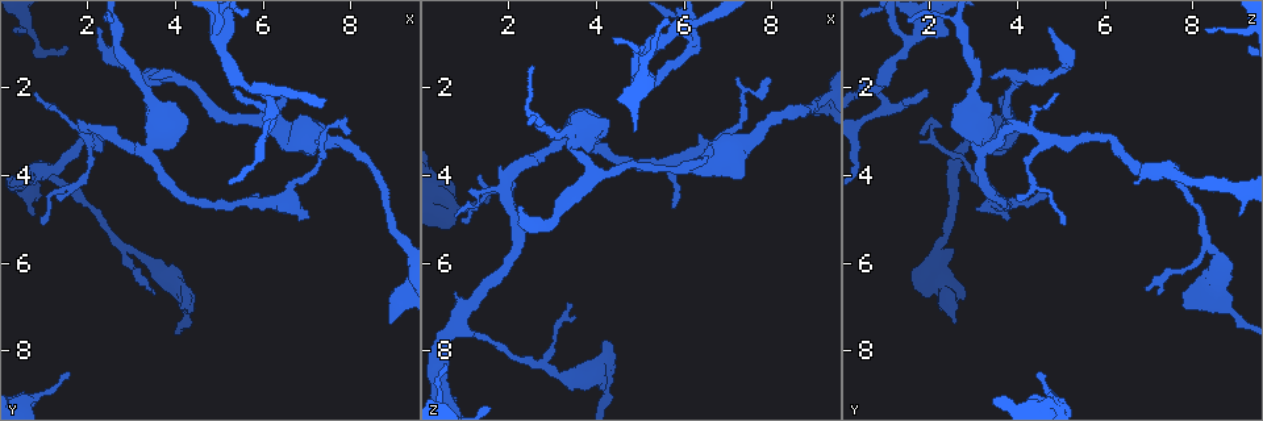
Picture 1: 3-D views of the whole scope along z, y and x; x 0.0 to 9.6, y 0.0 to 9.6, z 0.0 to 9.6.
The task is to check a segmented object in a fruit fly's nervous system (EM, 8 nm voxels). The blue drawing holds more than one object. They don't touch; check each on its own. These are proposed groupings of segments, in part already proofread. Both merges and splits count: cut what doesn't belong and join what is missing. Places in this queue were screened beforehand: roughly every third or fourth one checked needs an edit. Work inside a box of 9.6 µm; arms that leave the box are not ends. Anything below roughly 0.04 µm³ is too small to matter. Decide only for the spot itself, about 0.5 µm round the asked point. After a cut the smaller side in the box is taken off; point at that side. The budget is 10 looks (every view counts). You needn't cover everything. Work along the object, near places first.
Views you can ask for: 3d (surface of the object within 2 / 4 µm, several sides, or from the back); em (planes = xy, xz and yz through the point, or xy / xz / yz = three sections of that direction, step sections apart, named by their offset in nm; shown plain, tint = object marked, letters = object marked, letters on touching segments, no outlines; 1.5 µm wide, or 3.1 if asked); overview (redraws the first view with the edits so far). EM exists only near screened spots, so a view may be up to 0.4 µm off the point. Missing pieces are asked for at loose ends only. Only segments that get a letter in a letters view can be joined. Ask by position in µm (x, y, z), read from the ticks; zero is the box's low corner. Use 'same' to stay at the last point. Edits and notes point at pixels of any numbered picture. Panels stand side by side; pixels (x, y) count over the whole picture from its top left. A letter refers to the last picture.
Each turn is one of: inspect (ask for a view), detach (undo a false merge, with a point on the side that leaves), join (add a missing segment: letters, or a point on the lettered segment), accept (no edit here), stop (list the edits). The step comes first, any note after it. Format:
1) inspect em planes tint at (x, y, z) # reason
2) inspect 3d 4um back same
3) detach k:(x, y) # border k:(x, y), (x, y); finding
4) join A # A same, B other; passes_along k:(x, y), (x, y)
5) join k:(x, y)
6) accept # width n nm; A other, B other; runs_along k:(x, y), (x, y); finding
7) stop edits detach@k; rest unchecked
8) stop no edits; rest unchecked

inspect em planes letters at (5.75, 2.05, 0.75) # arms part here

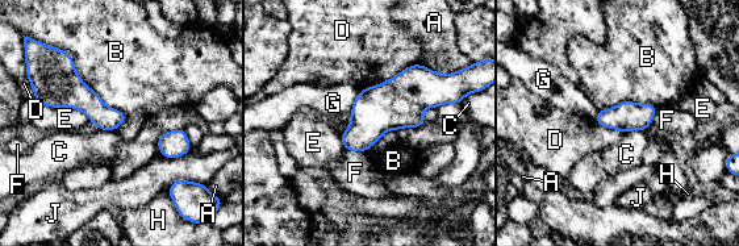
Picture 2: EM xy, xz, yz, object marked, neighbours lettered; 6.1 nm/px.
accept # width 150 nm; A other, B other, C other, D other, E other, F other, G other, H other, J other; border 2:(417, 63), (362, 90); one neuron here

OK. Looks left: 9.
inspect em planes letters at (6.50, 2.20, 3.60) # branch stops here

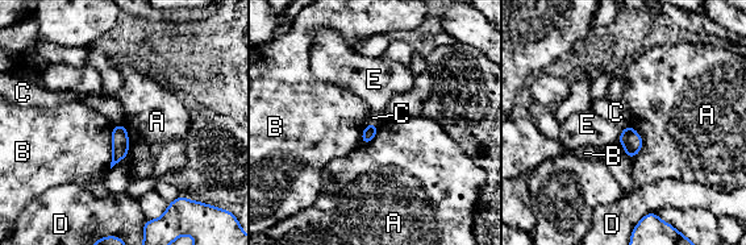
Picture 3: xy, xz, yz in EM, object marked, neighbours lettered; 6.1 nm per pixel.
accept # longest_contact B 260 nm; A other, B other, C other, D other, E other; no lettered segment goes on from it

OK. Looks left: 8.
inspect 3d 2um at (2.25, 0.60, 4.70) # end of a long branch

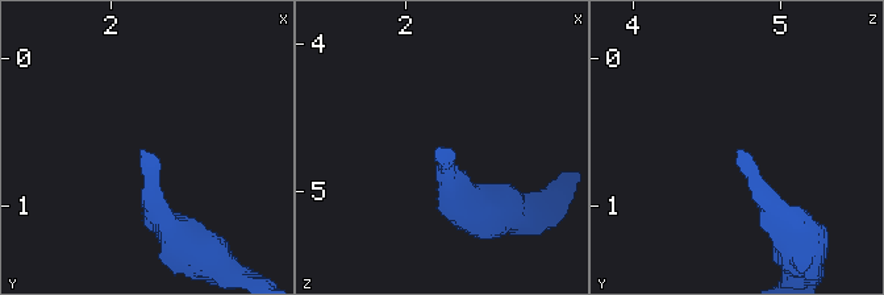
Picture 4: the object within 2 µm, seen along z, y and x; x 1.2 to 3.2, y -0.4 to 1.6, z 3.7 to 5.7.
inspect em xz step 8 letters at (2.24, 0.60, 4.74) # now the EM

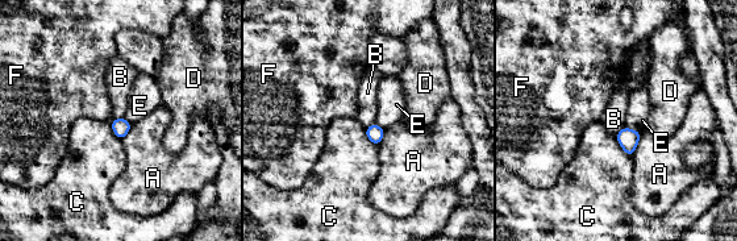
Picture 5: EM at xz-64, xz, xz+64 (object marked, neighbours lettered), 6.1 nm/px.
accept # A other, B other, C other, D other, E other, F other; border 5:(642, 132), (632, 157); none of them fits

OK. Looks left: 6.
inspect 3d 4um at (3.45, 3.30, 3.10) # abrupt turn

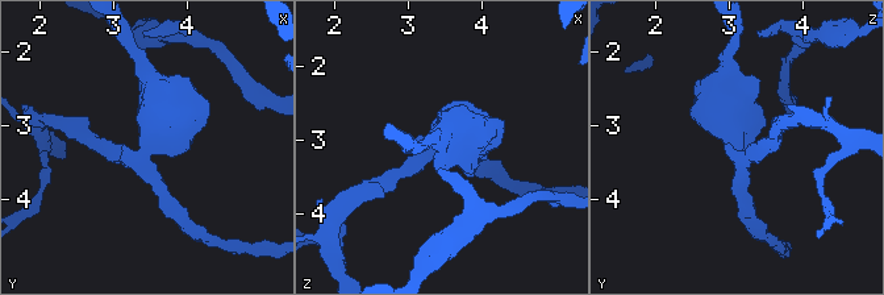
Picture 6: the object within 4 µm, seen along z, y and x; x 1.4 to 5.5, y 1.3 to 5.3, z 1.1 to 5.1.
inspect em 3.1um xz step 8 tint at (3.45, 3.35, 3.15)

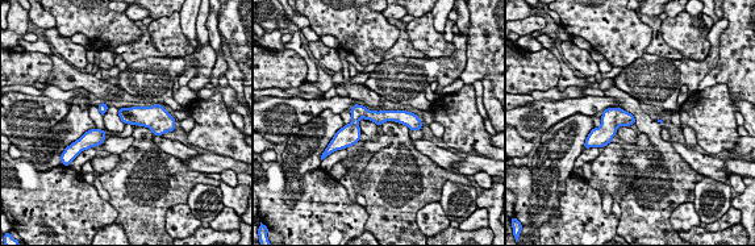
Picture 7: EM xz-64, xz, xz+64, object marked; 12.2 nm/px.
inspect em 3.1um planes letters same # another direction

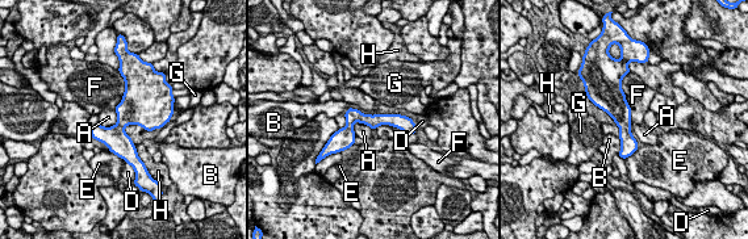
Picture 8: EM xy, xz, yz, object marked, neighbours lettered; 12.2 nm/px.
accept # width 160 nm; A other, B other, D other, E other, F other, G other, H other; runs_along 8:(410, 125), (355, 120), (338, 135); one neuron here

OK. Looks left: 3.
stop no edits; rest unchecked

